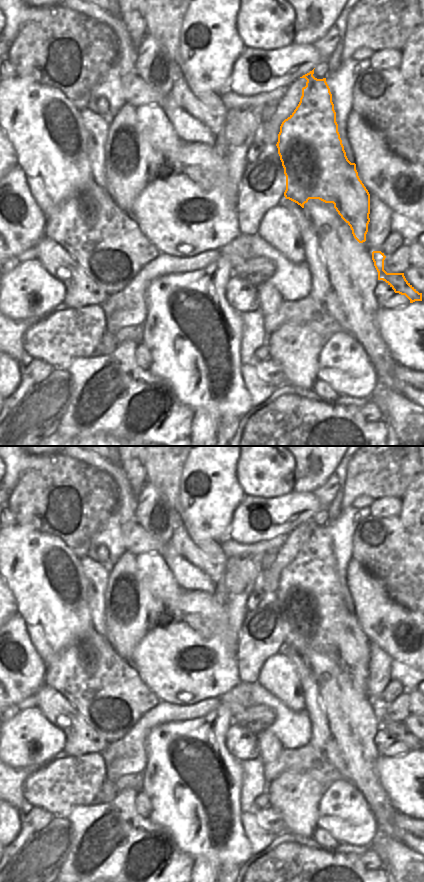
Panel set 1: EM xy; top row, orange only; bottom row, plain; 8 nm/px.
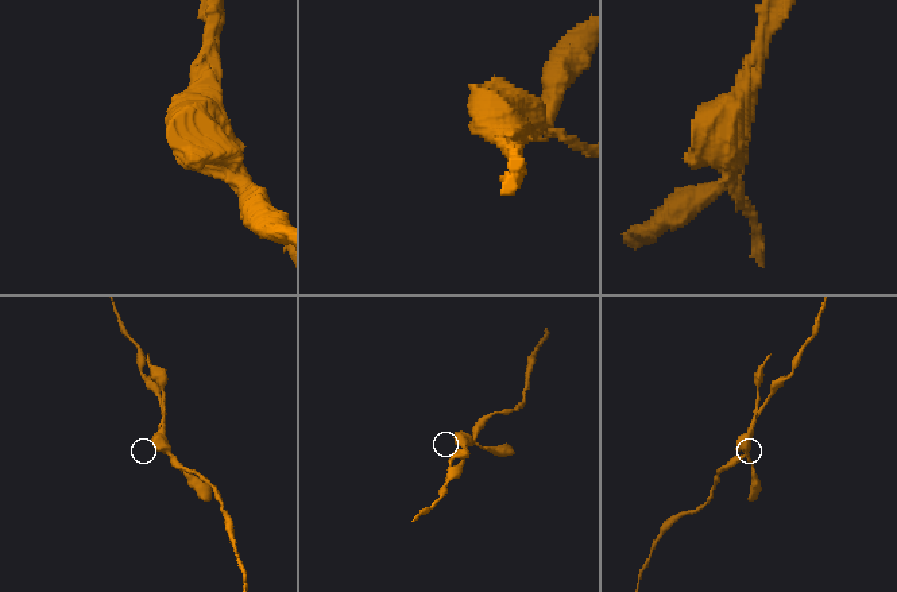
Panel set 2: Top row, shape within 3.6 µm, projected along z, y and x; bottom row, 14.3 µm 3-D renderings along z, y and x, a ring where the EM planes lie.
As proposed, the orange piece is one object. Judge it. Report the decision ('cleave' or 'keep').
cleave

